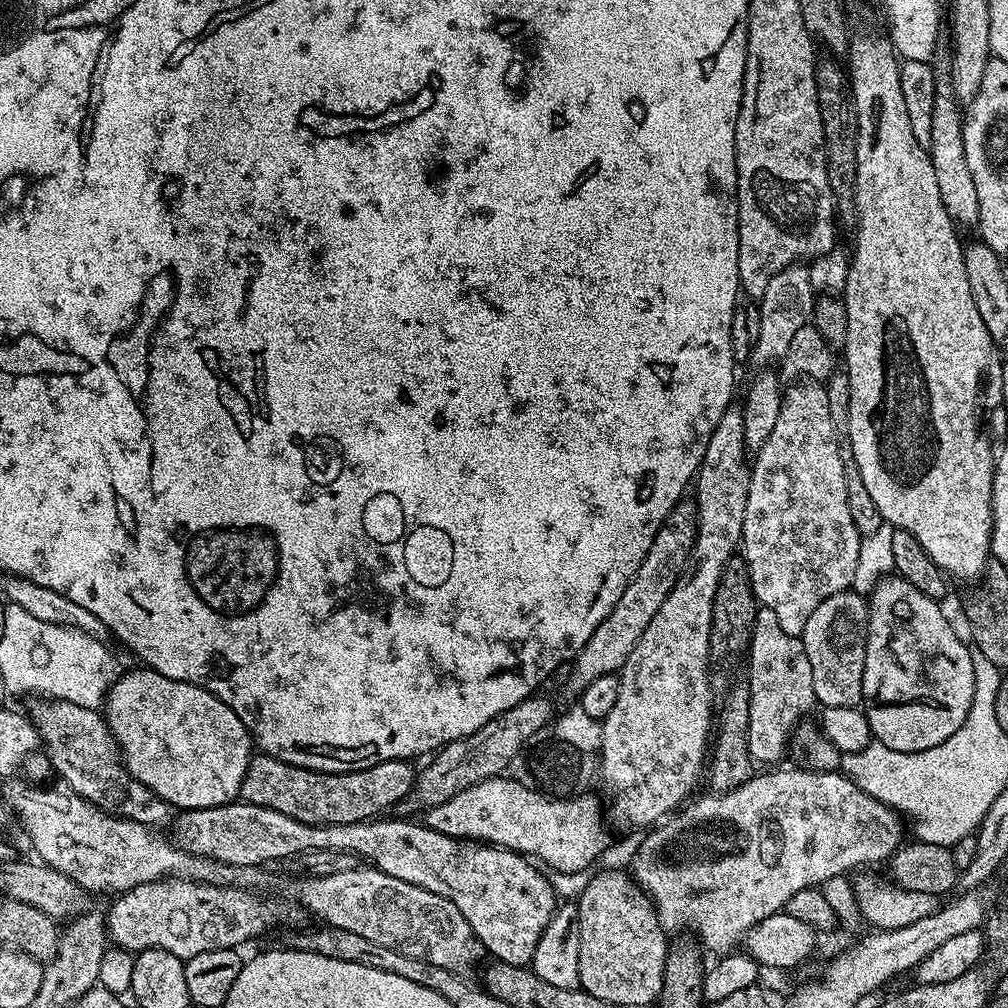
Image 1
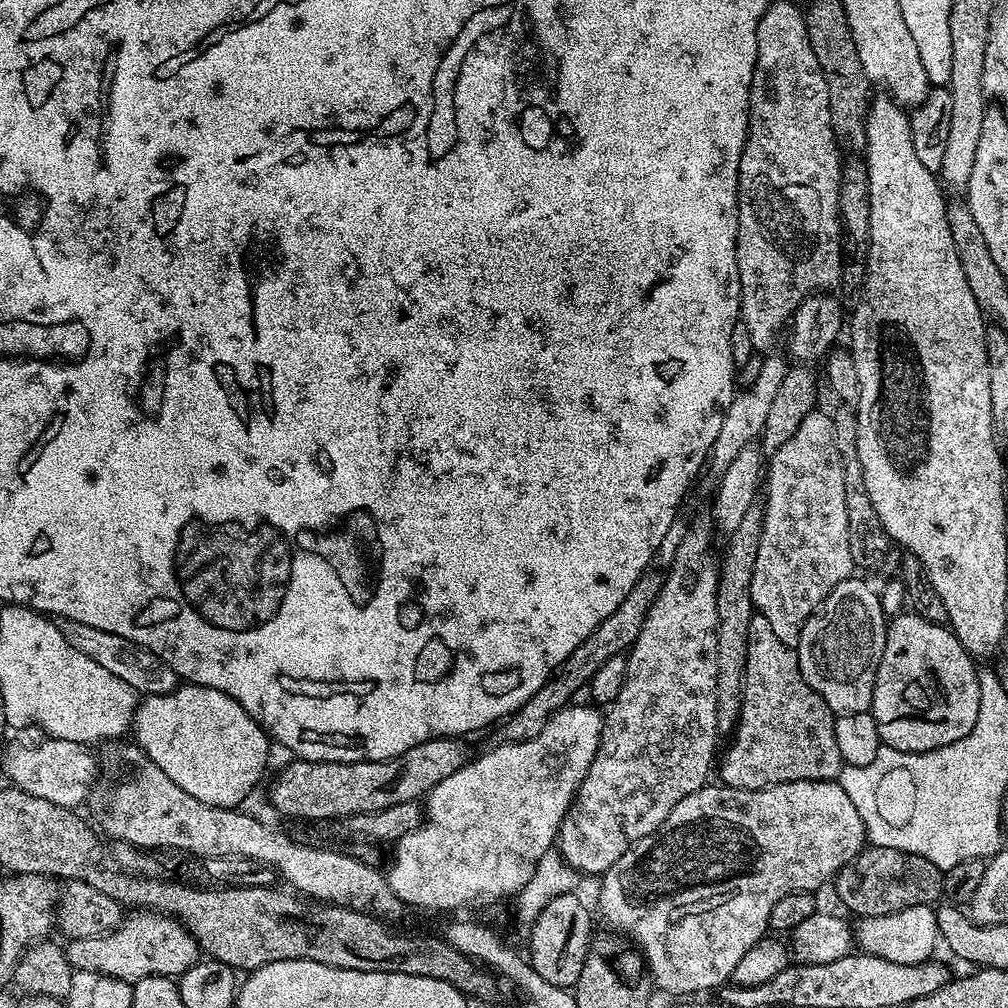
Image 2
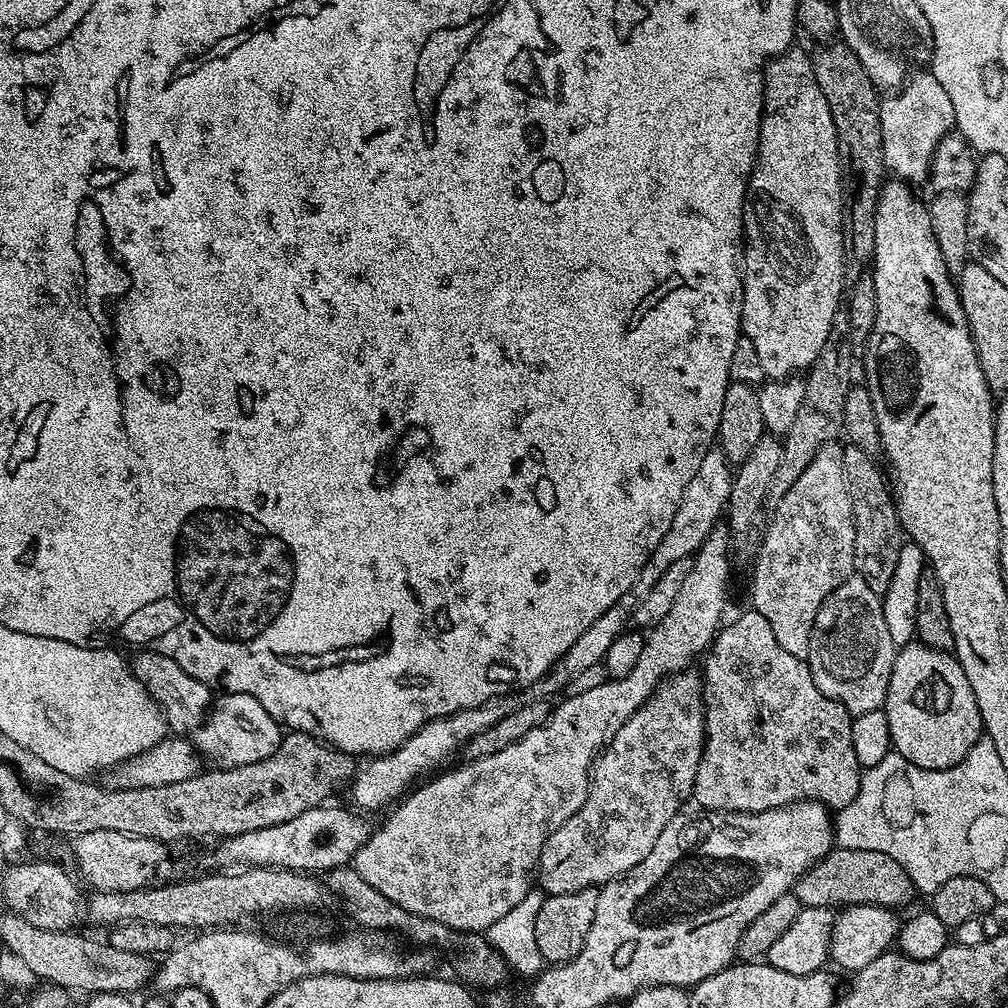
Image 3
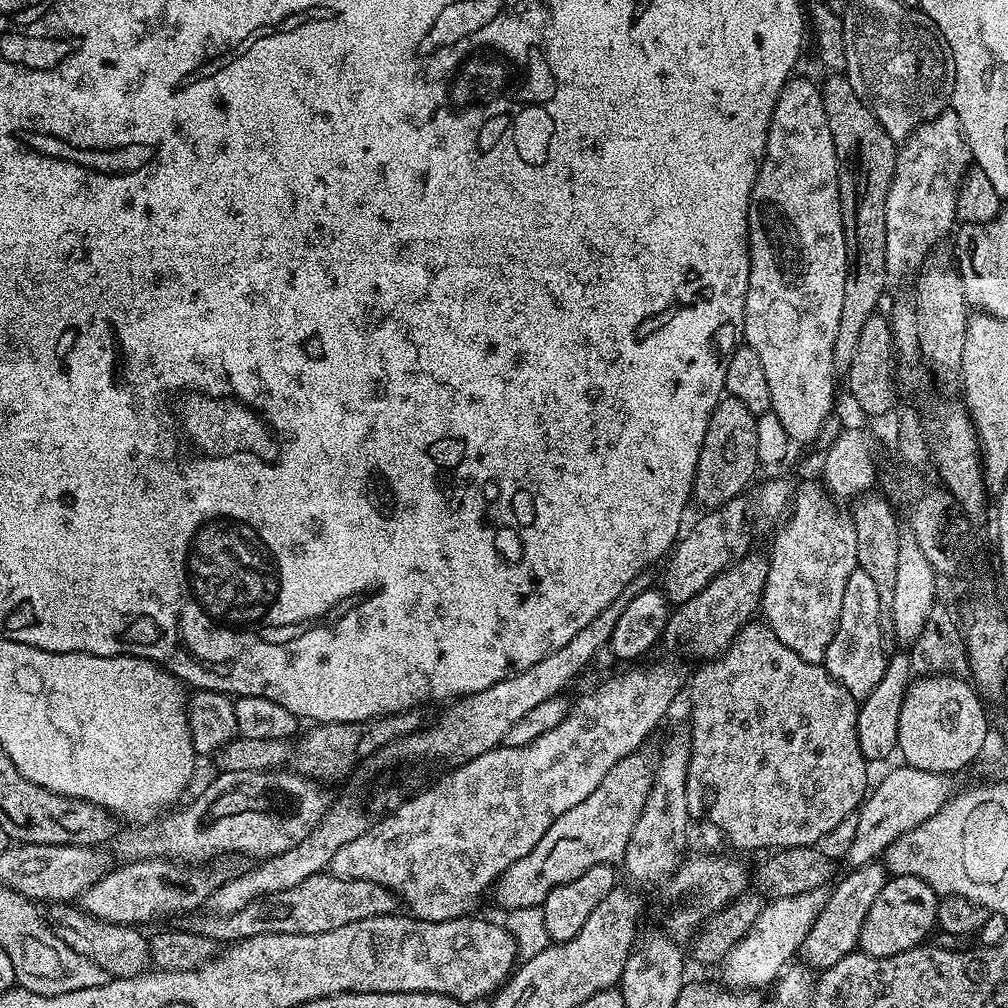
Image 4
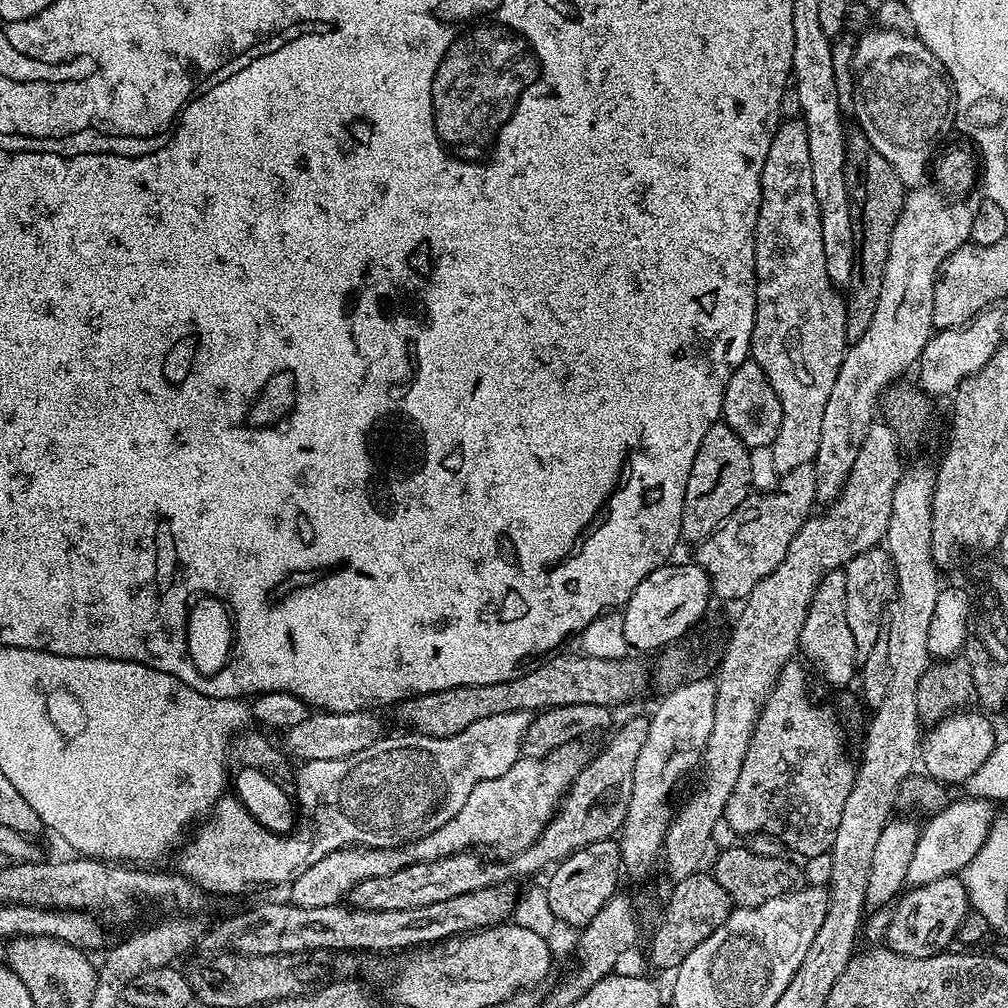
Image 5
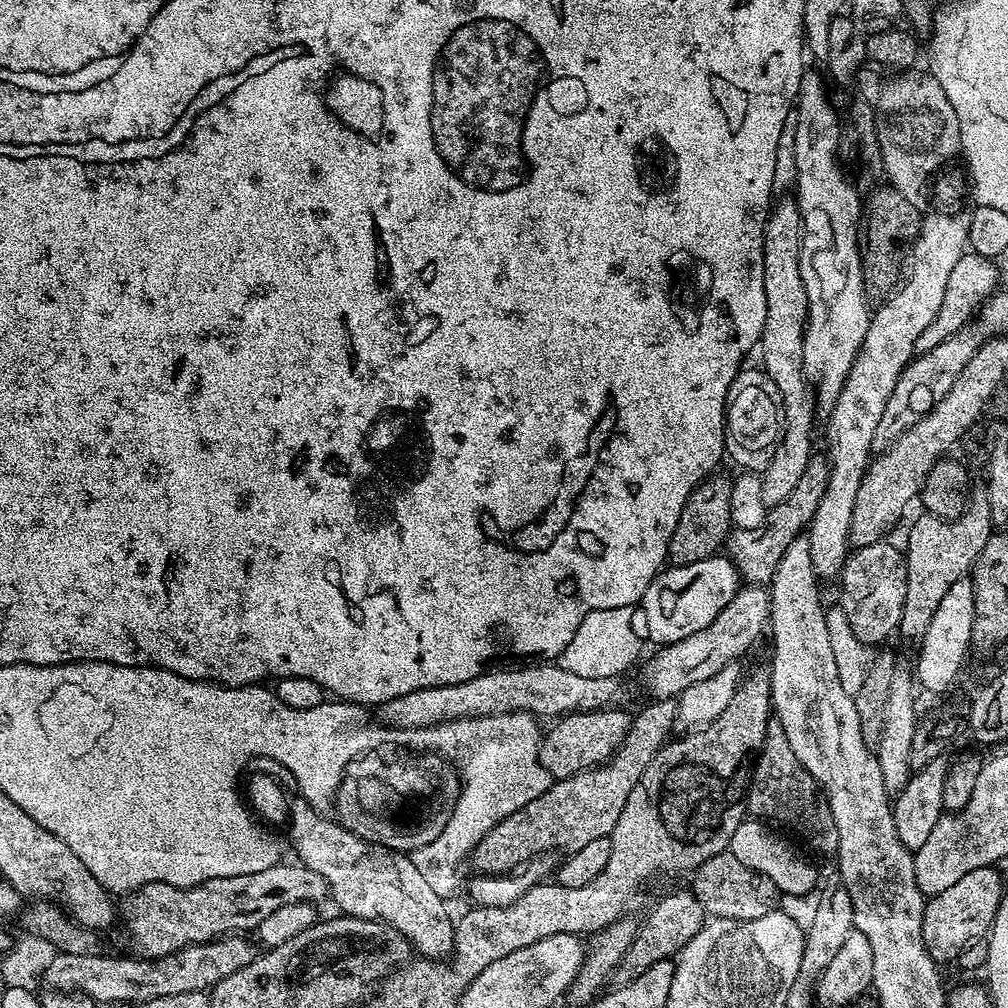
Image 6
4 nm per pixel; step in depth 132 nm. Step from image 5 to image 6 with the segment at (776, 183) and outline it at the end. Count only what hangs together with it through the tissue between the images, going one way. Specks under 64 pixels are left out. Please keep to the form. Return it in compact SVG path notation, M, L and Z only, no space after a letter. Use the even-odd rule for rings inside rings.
M788 198L775 205L768 213L768 224L764 228L764 281L766 282L766 322L760 335L758 353L764 359L763 371L778 386L784 403L784 441L774 450L774 458L770 458L770 466L760 476L762 482L762 502L769 510L778 507L790 494L794 494L794 486L806 474L806 466L814 454L812 448L812 427L816 424L818 405L813 385L806 379L804 363L804 327L808 325L808 299L800 273L800 211L795 199Z

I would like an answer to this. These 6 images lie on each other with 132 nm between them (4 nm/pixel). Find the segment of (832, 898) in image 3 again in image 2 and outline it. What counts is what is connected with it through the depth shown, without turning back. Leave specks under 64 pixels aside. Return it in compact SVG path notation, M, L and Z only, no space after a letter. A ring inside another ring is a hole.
M865 847L859 852L849 864L842 866L842 870L834 877L836 884L836 896L853 912L853 917L886 915L898 910L905 910L907 907L935 905L944 896L944 875L945 873L934 862L922 858L918 854L910 854L893 848Z

